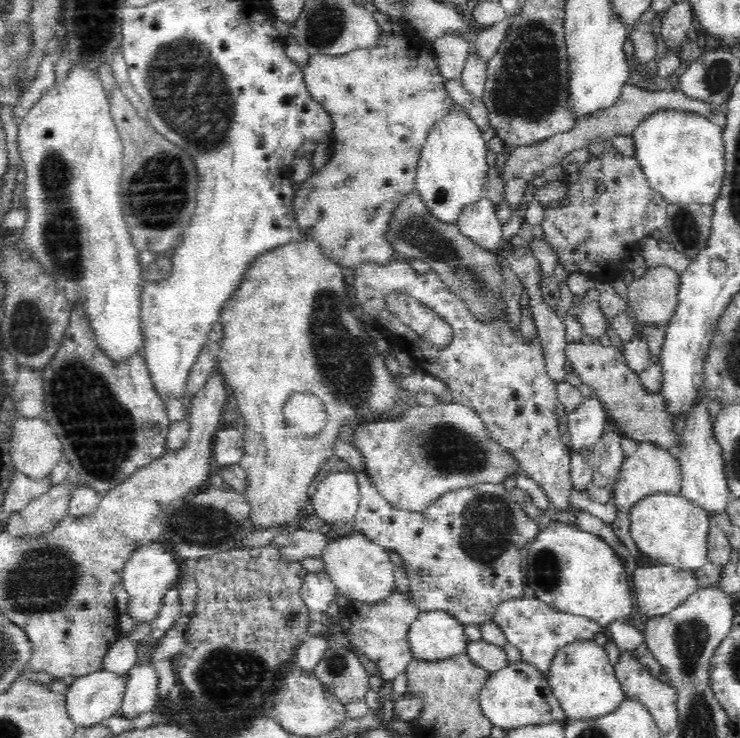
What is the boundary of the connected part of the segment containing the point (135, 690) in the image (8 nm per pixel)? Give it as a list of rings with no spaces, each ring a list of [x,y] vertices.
[[[153,663],[135,664],[129,670],[128,684],[117,714],[127,721],[154,710],[161,698],[159,690],[160,673]]]

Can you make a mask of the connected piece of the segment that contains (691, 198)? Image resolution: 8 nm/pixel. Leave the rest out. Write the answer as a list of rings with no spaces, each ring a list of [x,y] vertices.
[[[659,109],[638,120],[636,128],[631,134],[634,142],[634,159],[644,177],[646,184],[652,190],[670,202],[707,202],[712,205],[718,196],[718,188],[722,184],[724,172],[724,143],[722,143],[722,127],[712,123],[707,115],[699,112],[686,111],[686,109]]]

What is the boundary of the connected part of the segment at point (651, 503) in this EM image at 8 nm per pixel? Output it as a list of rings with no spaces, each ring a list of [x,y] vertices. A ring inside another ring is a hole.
[[[652,492],[636,500],[628,508],[629,532],[638,550],[649,558],[655,558],[662,564],[673,564],[680,568],[702,568],[707,563],[706,534],[711,521],[710,513],[697,502],[679,492]]]

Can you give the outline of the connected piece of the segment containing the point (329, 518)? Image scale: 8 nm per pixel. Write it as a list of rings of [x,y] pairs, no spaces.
[[[358,470],[328,472],[310,496],[314,512],[328,523],[344,525],[354,520],[361,497]]]

